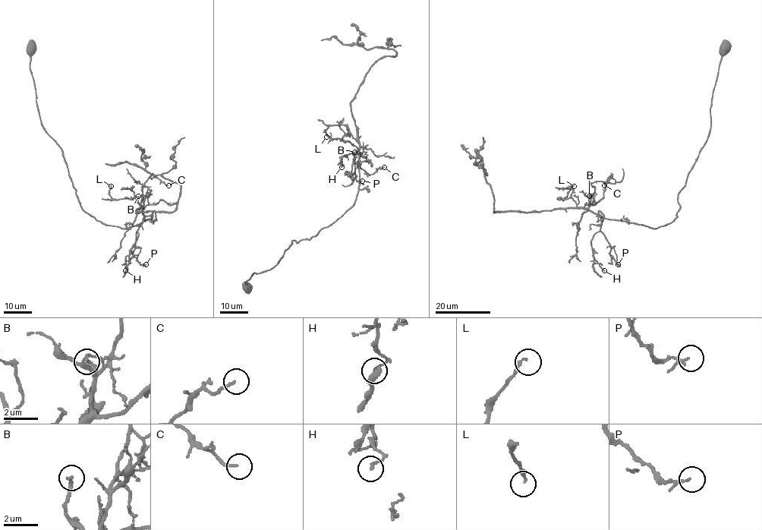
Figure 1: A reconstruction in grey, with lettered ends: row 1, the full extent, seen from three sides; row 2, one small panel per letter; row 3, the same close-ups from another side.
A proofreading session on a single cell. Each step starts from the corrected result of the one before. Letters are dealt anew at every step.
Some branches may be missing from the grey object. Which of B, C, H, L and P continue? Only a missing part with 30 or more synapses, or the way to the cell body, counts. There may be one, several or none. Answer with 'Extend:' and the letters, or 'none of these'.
Extend: none of these

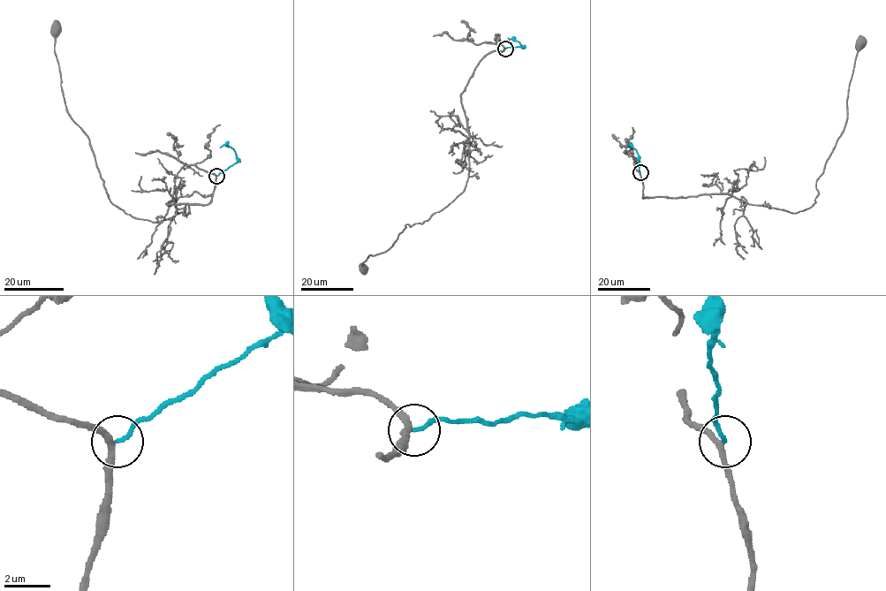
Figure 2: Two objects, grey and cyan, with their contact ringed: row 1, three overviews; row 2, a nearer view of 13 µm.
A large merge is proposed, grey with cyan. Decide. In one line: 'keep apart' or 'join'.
join

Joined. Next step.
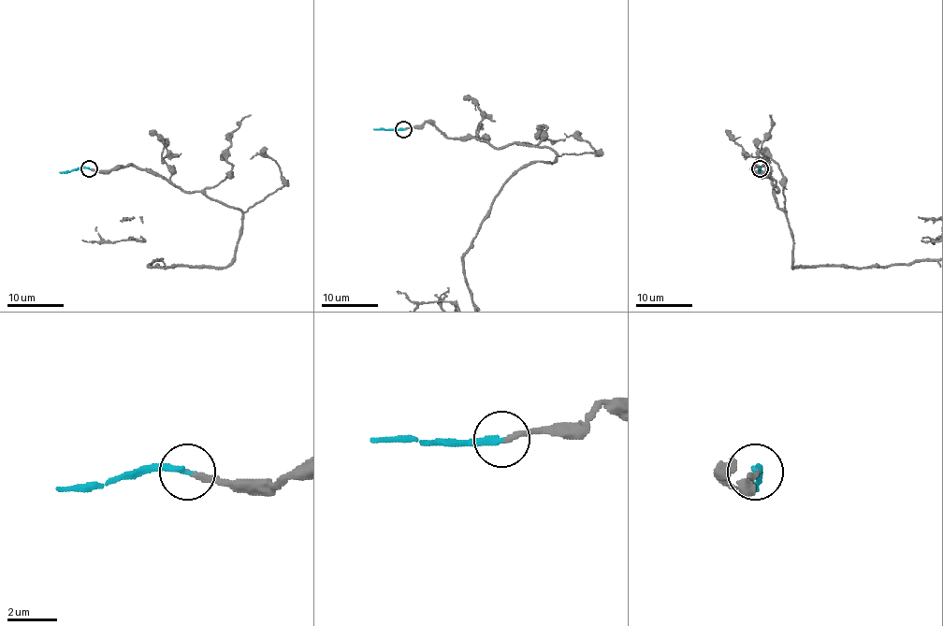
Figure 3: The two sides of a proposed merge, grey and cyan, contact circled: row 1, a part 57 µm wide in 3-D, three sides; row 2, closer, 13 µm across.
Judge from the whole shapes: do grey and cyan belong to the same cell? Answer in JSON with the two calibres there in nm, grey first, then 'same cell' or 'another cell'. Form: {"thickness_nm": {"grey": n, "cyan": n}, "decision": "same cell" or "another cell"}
{"thickness_nm": {"grey": 200, "cyan": 280}, "decision": "same cell"}

